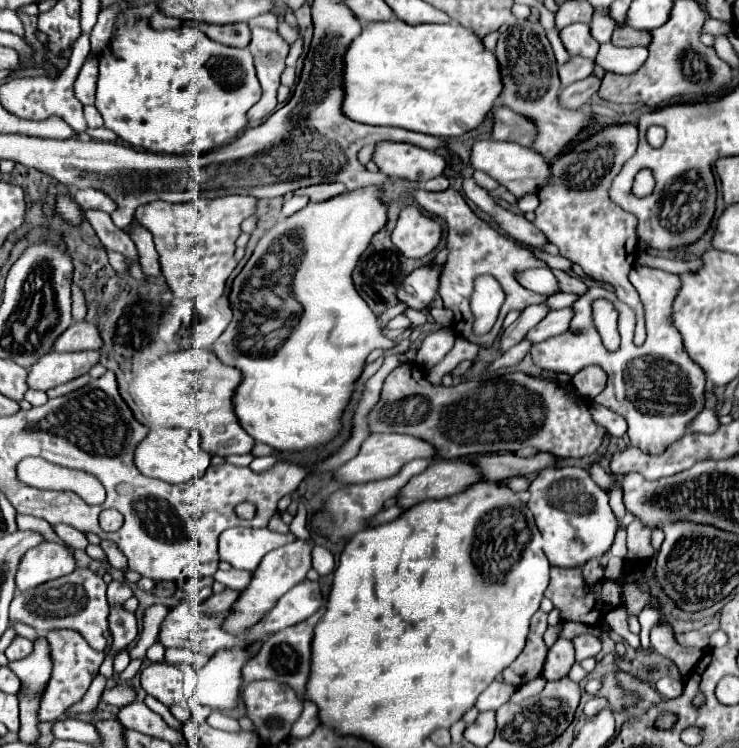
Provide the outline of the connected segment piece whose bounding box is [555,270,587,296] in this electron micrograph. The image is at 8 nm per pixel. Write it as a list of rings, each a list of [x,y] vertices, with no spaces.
[[[555,270],[555,276],[561,284],[561,292],[571,292],[571,294],[577,294],[577,296],[587,292],[587,286],[581,278],[575,278],[575,276],[571,276],[567,272],[561,272],[561,270]]]

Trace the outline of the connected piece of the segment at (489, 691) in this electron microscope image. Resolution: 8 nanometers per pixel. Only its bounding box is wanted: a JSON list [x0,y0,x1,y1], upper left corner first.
[475,680,515,712]

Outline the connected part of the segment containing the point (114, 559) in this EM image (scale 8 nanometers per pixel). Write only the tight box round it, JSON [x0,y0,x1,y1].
[100,540,127,569]

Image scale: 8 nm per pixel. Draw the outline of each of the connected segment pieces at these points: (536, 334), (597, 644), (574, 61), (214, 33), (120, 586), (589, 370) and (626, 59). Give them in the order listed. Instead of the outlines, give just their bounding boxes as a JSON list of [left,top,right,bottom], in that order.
[[525,308,573,344],[572,634,602,663],[559,56,593,88],[199,22,251,48],[107,580,133,604],[571,366,607,400],[595,42,647,74]]

